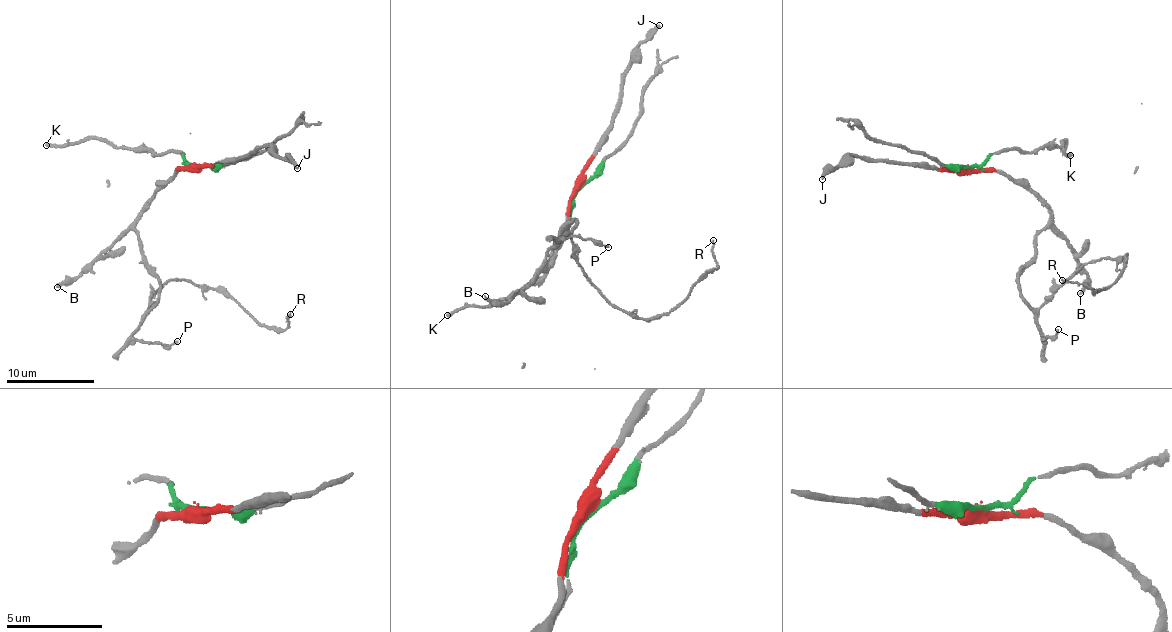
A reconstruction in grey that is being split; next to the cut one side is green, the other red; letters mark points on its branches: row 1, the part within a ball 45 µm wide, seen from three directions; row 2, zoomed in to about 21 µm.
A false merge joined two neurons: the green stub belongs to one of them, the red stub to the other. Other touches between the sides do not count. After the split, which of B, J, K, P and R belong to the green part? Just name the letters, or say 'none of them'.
K

